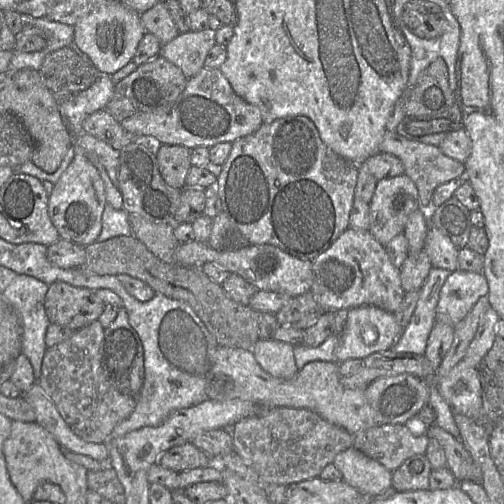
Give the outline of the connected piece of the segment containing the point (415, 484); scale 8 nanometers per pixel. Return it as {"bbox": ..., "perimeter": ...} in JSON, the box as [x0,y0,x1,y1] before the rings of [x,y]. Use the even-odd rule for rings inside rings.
{"bbox":[392,453,432,492],"perimeter":[[[426,453],[413,455],[393,471],[392,487],[397,492],[427,490],[432,469]]]}

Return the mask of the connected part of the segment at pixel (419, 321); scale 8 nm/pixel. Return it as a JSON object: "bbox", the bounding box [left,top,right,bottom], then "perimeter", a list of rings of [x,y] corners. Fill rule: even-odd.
{"bbox":[389,267,451,354],"perimeter":[[[432,267],[420,289],[419,298],[408,325],[389,350],[396,352],[424,354],[430,332],[436,322],[436,308],[441,289],[451,274],[443,268]]]}

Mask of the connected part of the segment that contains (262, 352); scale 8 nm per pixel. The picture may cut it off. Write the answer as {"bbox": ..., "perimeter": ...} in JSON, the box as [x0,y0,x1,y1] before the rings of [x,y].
{"bbox":[251,339,299,378],"perimeter":[[[259,339],[251,349],[259,365],[269,374],[292,378],[299,370],[296,365],[294,346],[273,339]]]}

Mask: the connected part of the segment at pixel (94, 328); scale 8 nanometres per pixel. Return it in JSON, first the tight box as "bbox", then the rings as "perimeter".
{"bbox":[38,320,136,443],"perimeter":[[[99,320],[75,330],[63,342],[47,348],[38,384],[52,400],[62,418],[81,439],[104,443],[113,429],[127,419],[136,407],[136,399],[117,390],[105,379],[102,370],[102,341],[105,328]]]}

